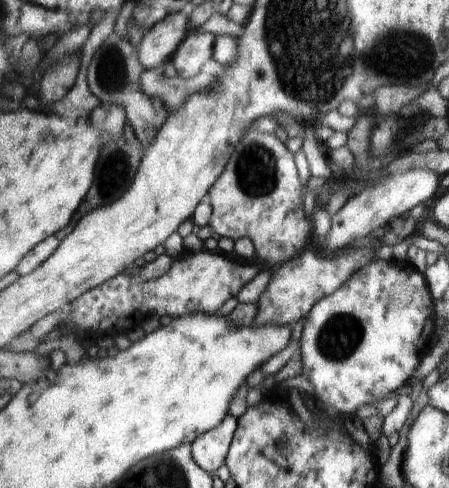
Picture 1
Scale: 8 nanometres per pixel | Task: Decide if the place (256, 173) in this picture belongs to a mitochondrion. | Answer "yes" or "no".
yes

